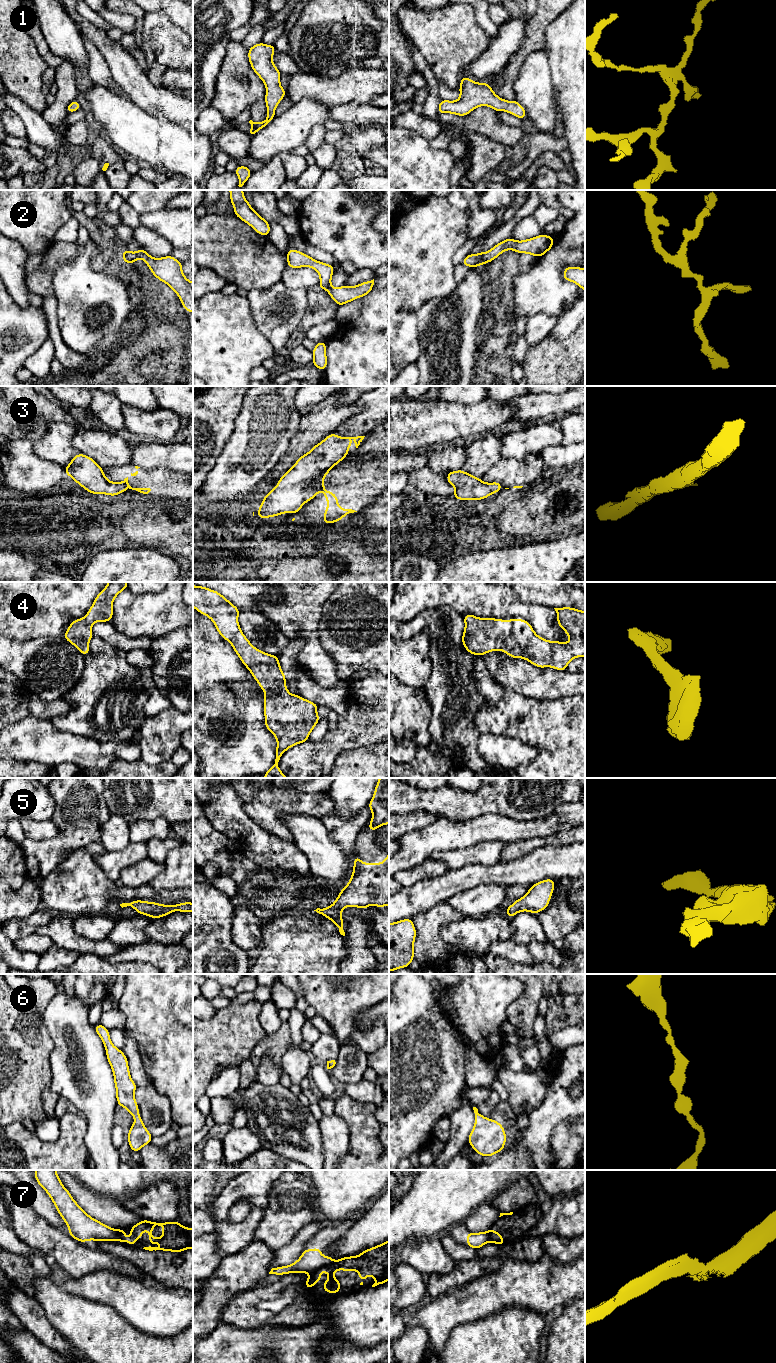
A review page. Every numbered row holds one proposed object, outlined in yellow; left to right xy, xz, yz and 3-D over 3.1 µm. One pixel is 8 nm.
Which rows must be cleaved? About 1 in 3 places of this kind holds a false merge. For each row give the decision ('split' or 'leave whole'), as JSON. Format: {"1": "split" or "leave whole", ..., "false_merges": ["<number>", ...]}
{"1": "leave whole", "2": "leave whole", "3": "split", "4": "leave whole", "5": "leave whole", "6": "leave whole", "7": "split", "false_merges": ["3", "7"]}

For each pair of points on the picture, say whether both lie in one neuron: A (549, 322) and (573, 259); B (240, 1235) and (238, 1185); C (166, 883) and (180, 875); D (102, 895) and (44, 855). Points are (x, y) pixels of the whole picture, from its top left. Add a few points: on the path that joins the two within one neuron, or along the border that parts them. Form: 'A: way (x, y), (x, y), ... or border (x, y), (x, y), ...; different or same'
A: border (564, 310), (557, 315), (535, 313), (528, 318); different
B: way (227, 1225), (223, 1221), (223, 1202), (227, 1198); same
C: way (169, 880), (177, 875); same
D: border (59, 862), (45, 876), (40, 877); different

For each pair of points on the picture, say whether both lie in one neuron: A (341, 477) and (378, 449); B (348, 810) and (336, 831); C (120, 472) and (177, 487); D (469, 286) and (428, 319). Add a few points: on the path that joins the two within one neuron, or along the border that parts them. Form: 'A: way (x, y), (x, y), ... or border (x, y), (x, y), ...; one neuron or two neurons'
A: border (378, 456), (364, 460), (343, 460); two neurons
B: border (364, 808), (350, 818), (341, 818), (333, 810); two neurons
C: way (134, 479), (163, 483); one neuron
D: way (459, 296), (438, 315); one neuron

